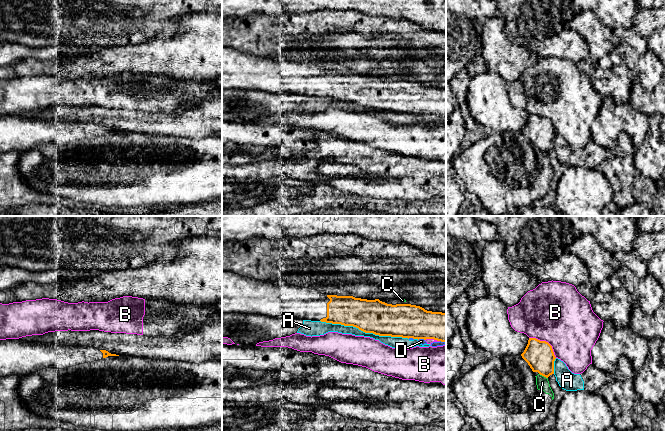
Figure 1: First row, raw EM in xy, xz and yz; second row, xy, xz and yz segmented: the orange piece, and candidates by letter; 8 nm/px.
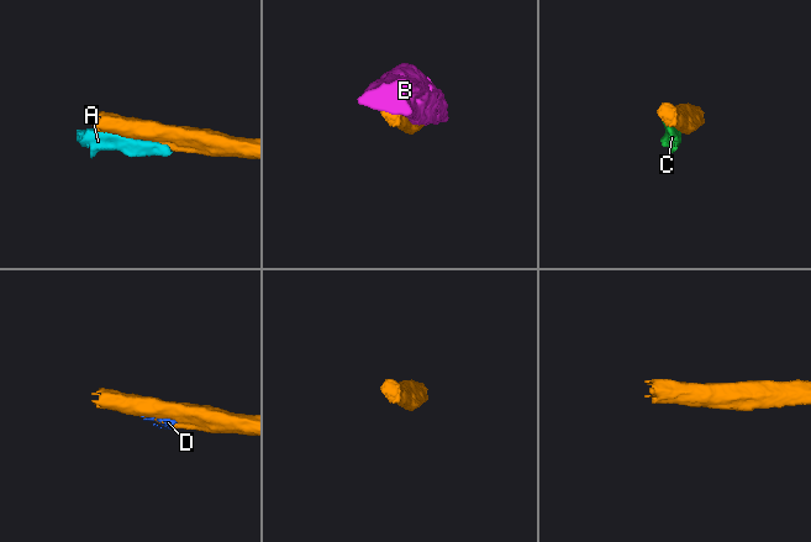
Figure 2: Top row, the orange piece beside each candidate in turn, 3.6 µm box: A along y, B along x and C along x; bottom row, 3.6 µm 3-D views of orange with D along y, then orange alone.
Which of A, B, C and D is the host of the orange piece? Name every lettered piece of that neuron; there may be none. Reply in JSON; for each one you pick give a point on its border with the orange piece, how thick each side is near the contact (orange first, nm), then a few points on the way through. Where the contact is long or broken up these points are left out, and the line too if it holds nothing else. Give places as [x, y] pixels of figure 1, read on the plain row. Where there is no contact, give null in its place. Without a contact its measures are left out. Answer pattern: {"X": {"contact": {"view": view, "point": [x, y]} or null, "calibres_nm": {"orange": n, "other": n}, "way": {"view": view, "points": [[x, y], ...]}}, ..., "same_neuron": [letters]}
{"same_neuron": []}

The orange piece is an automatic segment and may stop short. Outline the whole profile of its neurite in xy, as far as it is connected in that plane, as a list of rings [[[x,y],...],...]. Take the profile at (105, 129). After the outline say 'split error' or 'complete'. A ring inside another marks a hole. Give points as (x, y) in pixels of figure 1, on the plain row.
[[[20,115],[0,116],[0,153],[22,153],[45,144],[64,145],[108,132],[119,131],[87,122],[65,122]]]; split error

